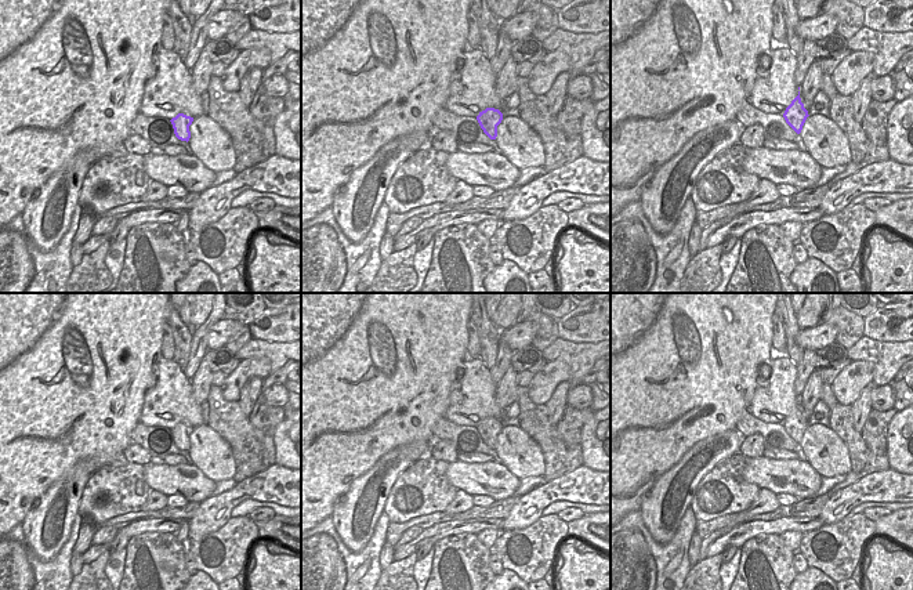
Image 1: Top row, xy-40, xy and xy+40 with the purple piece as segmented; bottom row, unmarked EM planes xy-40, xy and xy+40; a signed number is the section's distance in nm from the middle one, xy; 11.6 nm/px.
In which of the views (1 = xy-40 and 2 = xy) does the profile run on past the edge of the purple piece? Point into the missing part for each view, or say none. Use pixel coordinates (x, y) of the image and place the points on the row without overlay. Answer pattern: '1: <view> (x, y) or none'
1: none
2: none

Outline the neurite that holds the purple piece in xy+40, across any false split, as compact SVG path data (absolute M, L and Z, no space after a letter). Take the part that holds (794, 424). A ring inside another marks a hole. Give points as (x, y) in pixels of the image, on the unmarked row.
M798 401L798 405L786 417L783 427L785 427L786 432L797 444L800 444L808 426L809 426L808 420L804 417L804 413L801 412L801 408L800 408L800 401Z

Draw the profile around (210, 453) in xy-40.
M202 424L189 435L192 463L214 482L233 479L236 464L231 445L211 427Z

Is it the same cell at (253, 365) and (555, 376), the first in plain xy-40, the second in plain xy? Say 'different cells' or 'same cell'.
same cell

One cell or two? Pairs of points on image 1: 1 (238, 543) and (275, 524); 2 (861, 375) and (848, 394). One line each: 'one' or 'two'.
1: two
2: one

